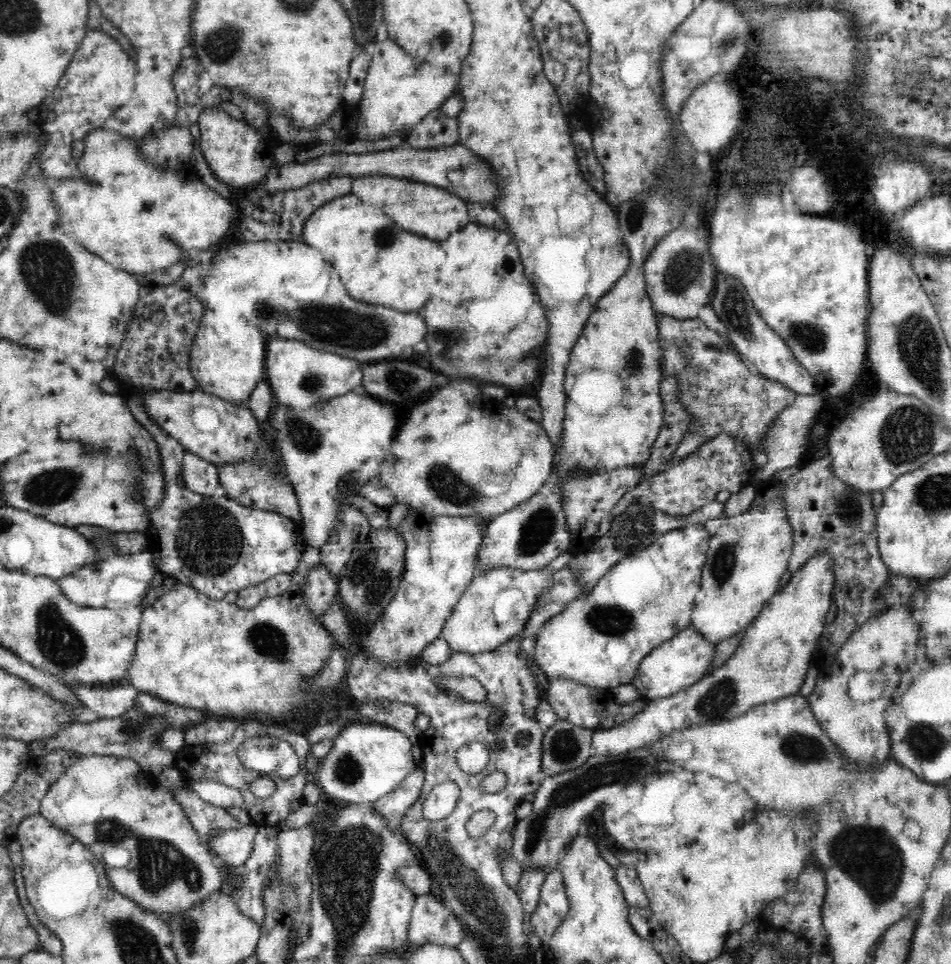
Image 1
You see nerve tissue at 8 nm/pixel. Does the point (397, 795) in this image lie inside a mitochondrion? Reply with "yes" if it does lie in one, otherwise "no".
no

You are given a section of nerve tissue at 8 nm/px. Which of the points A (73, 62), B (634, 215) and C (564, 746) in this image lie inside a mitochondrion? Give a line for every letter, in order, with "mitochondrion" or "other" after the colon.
A: other
B: mitochondrion
C: mitochondrion

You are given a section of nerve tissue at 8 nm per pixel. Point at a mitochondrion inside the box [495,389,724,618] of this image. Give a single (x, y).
(636, 528)

